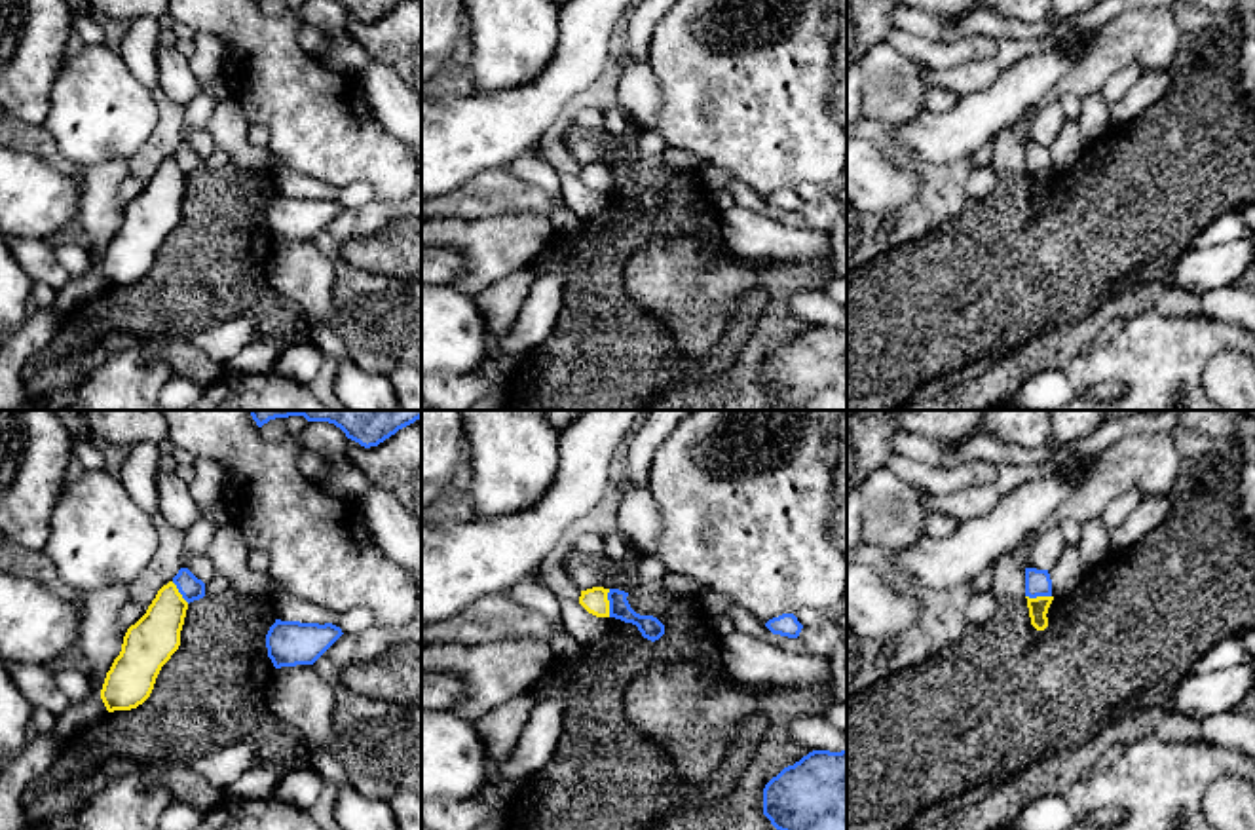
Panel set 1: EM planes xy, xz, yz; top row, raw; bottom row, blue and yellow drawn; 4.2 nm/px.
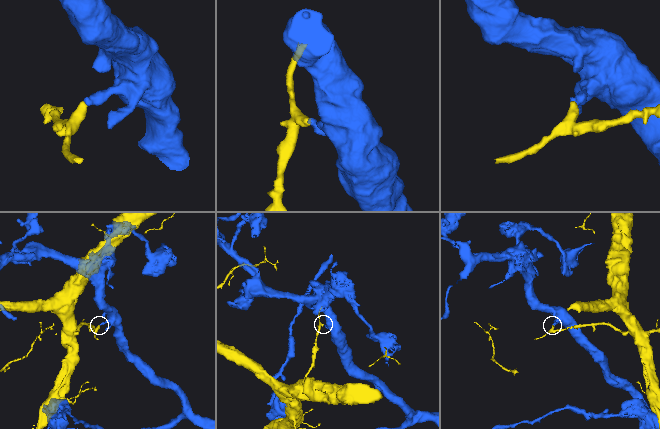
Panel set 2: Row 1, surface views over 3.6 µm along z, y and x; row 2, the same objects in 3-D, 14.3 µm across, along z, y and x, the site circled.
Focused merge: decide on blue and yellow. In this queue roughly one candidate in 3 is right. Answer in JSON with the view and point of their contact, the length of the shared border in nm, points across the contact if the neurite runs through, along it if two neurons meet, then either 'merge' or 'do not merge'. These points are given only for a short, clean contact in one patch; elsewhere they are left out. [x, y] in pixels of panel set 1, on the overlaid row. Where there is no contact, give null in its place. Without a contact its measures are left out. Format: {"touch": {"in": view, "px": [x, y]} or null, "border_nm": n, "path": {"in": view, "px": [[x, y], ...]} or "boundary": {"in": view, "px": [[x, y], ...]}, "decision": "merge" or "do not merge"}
{"touch": {"in": "xz", "px": [610, 603]}, "border_nm": 120, "boundary": {"in": "xz", "px": [[610, 589], [608, 616]]}, "decision": "do not merge"}

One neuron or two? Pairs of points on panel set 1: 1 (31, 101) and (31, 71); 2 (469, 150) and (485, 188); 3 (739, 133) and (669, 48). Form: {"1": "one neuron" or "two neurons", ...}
{"1": "one neuron", "2": "two neurons", "3": "one neuron"}

